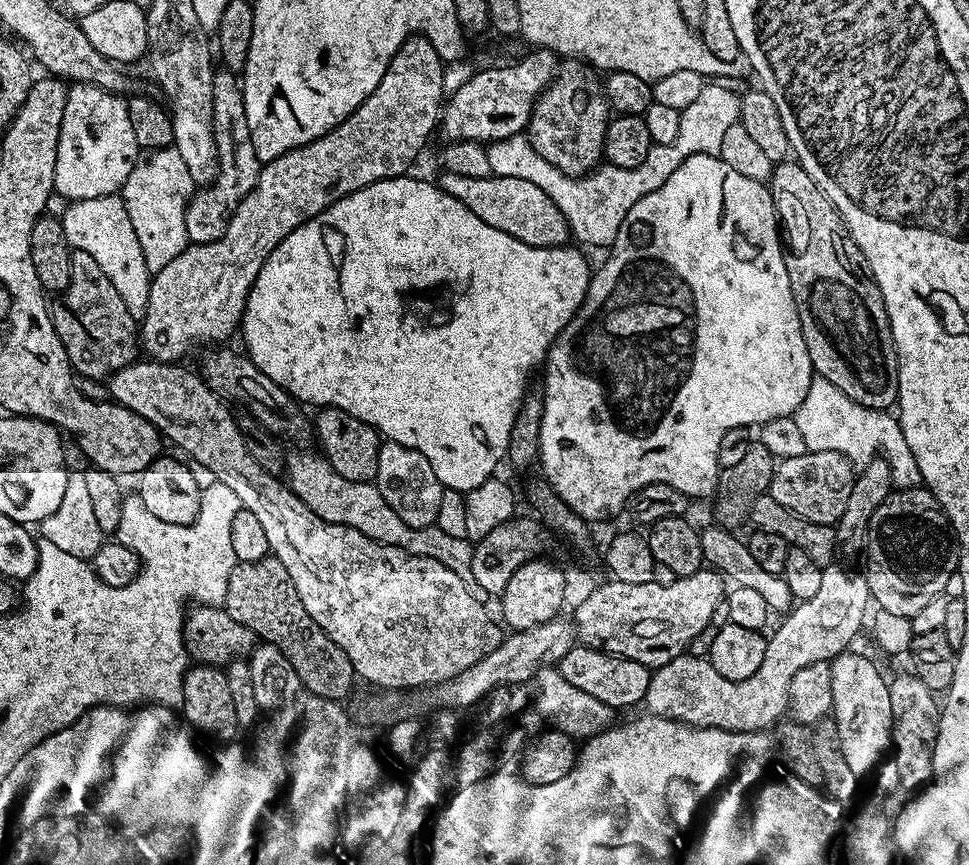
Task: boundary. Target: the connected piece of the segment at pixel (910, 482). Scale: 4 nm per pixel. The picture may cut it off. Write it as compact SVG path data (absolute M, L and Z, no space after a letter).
M813 375L810 390L806 390L806 398L802 398L802 406L798 406L794 417L802 434L802 445L807 451L837 452L853 466L863 466L877 459L881 455L880 448L884 448L882 456L888 461L893 485L897 489L921 487L918 462L914 462L914 454L910 454L910 446L906 446L899 419L891 411L863 408L854 402L854 398L846 398L834 382L826 382L826 378Z

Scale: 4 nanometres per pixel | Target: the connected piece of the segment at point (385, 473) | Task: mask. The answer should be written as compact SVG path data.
M393 440L381 443L374 483L386 505L409 527L430 528L435 525L445 487L434 474L430 462L426 462L418 450L407 448Z

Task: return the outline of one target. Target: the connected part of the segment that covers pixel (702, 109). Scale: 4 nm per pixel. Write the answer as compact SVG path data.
M704 86L698 96L698 102L692 102L681 113L677 136L670 145L653 144L650 154L638 166L613 170L608 166L600 166L587 176L567 176L562 174L546 158L542 158L528 143L527 135L512 136L510 139L498 140L487 147L487 158L493 176L526 178L526 182L534 182L545 194L550 194L550 202L562 210L568 223L569 233L581 240L579 243L593 244L596 248L607 249L616 243L620 235L622 218L630 214L630 206L646 194L658 190L678 166L694 153L706 153L717 156L721 152L723 135L727 127L736 124L740 117L740 96L730 90L715 86Z

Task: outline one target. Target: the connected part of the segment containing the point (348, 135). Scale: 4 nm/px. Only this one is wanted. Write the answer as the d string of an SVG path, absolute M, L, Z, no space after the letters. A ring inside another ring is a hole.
M413 34L409 36L406 42L400 44L398 54L394 54L394 58L390 62L390 66L386 70L386 74L382 74L382 82L372 91L370 98L366 98L366 102L362 102L362 106L358 106L358 110L354 110L354 114L350 114L344 119L340 125L334 130L327 132L322 138L313 140L312 143L290 150L286 154L282 154L278 158L267 161L260 169L260 177L254 186L254 190L250 190L250 194L246 194L246 198L242 198L242 202L234 210L234 214L230 217L230 226L226 226L226 234L222 234L222 238L218 238L218 242L210 242L209 244L189 244L188 248L182 254L178 254L178 258L170 258L170 262L166 262L166 266L162 266L162 270L158 270L151 277L148 286L148 304L144 308L144 315L138 324L138 340L149 357L153 360L163 360L165 362L176 362L191 350L192 344L188 340L201 340L202 343L208 344L204 346L216 346L221 342L228 342L232 335L237 335L238 325L244 318L244 307L248 301L248 291L254 286L254 278L258 278L258 270L262 270L264 260L278 246L278 242L282 242L282 238L286 238L298 226L302 226L308 220L312 220L318 214L322 214L334 202L338 202L342 198L346 198L350 194L354 194L358 190L362 190L366 186L370 186L374 182L382 182L383 180L392 180L395 176L403 176L409 171L408 168L420 156L420 151L428 144L428 139L432 136L432 131L437 131L440 117L442 115L442 105L445 103L446 95L443 90L443 74L445 61L441 60L438 50L434 50L431 39L424 34Z

